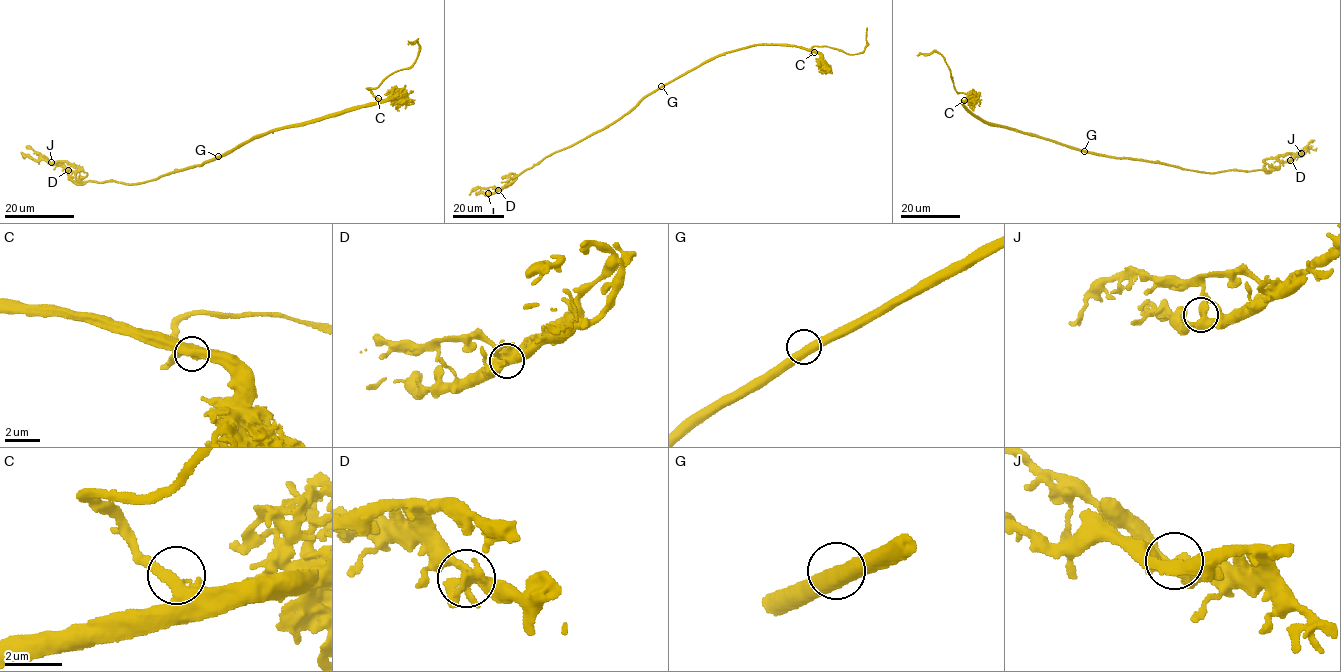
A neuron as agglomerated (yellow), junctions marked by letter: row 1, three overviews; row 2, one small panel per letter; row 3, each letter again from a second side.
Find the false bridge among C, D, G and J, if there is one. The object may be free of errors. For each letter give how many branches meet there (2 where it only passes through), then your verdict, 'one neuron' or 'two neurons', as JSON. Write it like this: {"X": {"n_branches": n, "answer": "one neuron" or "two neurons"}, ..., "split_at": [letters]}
{"C": {"n_branches": 2, "answer": "one neuron"}, "D": {"n_branches": 4, "answer": "one neuron"}, "G": {"n_branches": 2, "answer": "one neuron"}, "J": {"n_branches": 3, "answer": "one neuron"}, "split_at": []}

